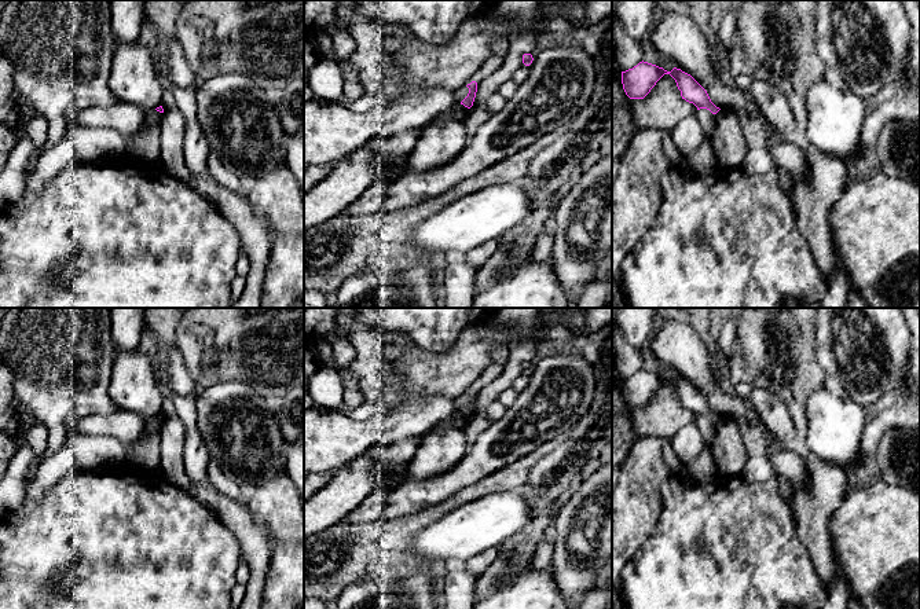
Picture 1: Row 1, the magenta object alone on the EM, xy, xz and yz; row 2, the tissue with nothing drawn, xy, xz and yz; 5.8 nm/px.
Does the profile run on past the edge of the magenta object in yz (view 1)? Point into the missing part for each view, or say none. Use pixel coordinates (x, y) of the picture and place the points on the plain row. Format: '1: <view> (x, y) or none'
1: none

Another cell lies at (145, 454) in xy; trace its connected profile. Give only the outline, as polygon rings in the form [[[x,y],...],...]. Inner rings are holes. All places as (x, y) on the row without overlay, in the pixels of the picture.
[[[144,418],[139,439],[127,447],[128,466],[138,472],[160,473],[161,470],[161,433],[162,421]]]

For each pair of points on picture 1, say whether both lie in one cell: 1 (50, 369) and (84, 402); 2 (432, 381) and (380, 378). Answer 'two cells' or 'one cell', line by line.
1: one cell
2: two cells

